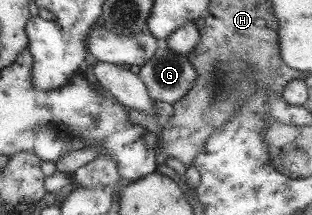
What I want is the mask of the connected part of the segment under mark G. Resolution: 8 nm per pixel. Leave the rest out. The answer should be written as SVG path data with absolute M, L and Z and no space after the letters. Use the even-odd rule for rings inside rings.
M158 40L156 43L156 52L154 55L140 66L138 79L146 86L148 95L153 101L164 101L164 103L176 103L192 87L196 72L187 61L187 57L174 54L168 50L164 40Z

